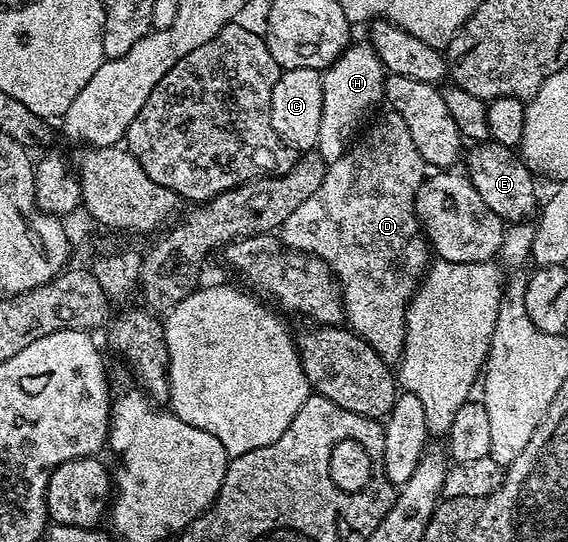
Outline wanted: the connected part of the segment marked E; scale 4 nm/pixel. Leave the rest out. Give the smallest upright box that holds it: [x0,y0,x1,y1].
[466,140,538,224]

